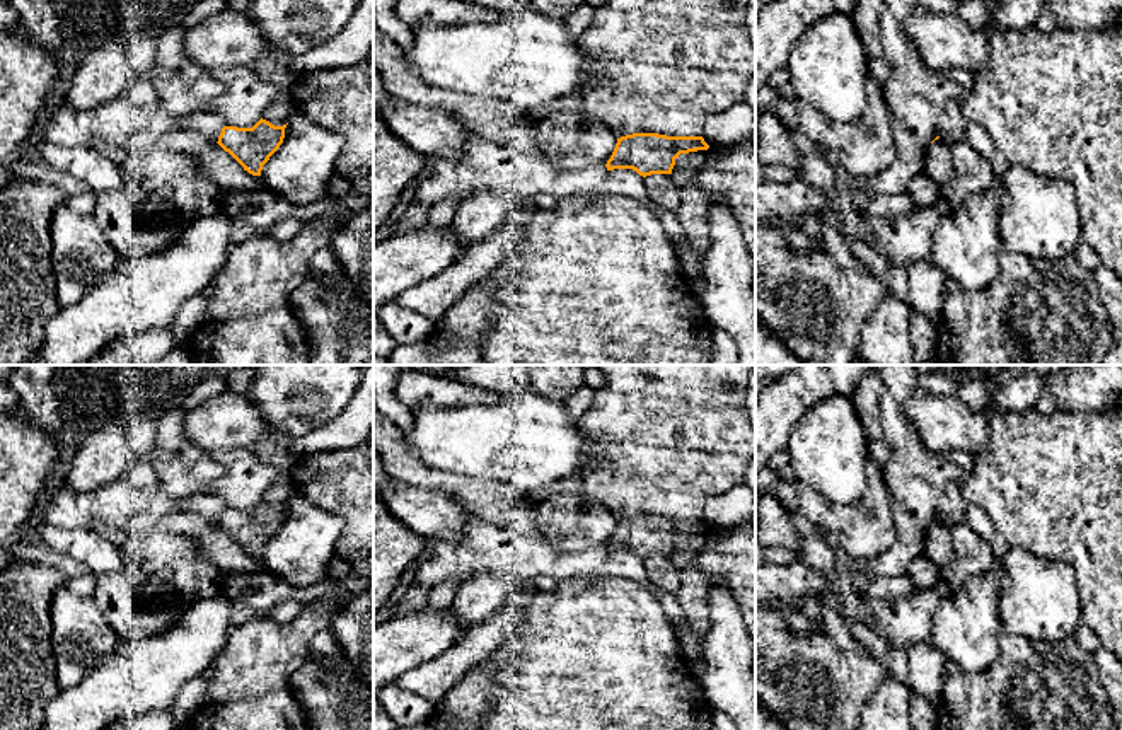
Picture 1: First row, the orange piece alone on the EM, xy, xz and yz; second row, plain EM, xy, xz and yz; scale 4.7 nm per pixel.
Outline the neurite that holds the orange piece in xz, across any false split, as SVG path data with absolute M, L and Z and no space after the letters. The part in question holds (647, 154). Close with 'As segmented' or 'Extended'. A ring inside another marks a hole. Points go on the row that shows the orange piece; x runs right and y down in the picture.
M604 0L604 3L593 10L592 26L578 39L578 46L587 56L604 65L604 73L583 87L580 99L581 113L602 121L617 136L616 148L605 164L607 171L633 169L643 177L651 174L672 174L675 159L680 154L709 148L701 136L704 131L704 121L726 111L737 102L745 101L747 80L755 73L755 46L752 44L745 27L747 10L749 0Z. Extended

